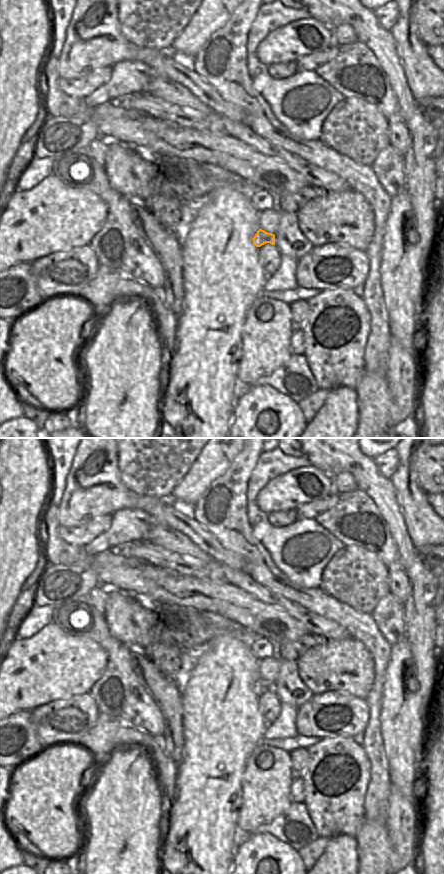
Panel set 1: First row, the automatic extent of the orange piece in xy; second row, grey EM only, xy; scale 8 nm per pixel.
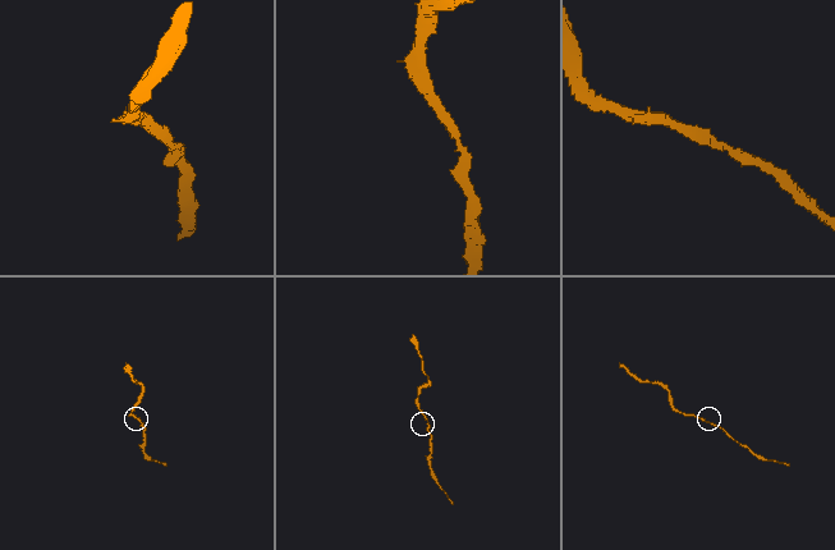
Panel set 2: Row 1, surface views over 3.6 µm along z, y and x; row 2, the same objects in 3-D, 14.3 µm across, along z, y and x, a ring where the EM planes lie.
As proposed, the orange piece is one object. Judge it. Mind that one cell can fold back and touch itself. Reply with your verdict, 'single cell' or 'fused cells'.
single cell

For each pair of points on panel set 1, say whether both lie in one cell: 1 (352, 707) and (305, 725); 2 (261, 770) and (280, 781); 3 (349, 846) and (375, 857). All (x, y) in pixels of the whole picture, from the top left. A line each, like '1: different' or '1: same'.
1: same
2: same
3: different

